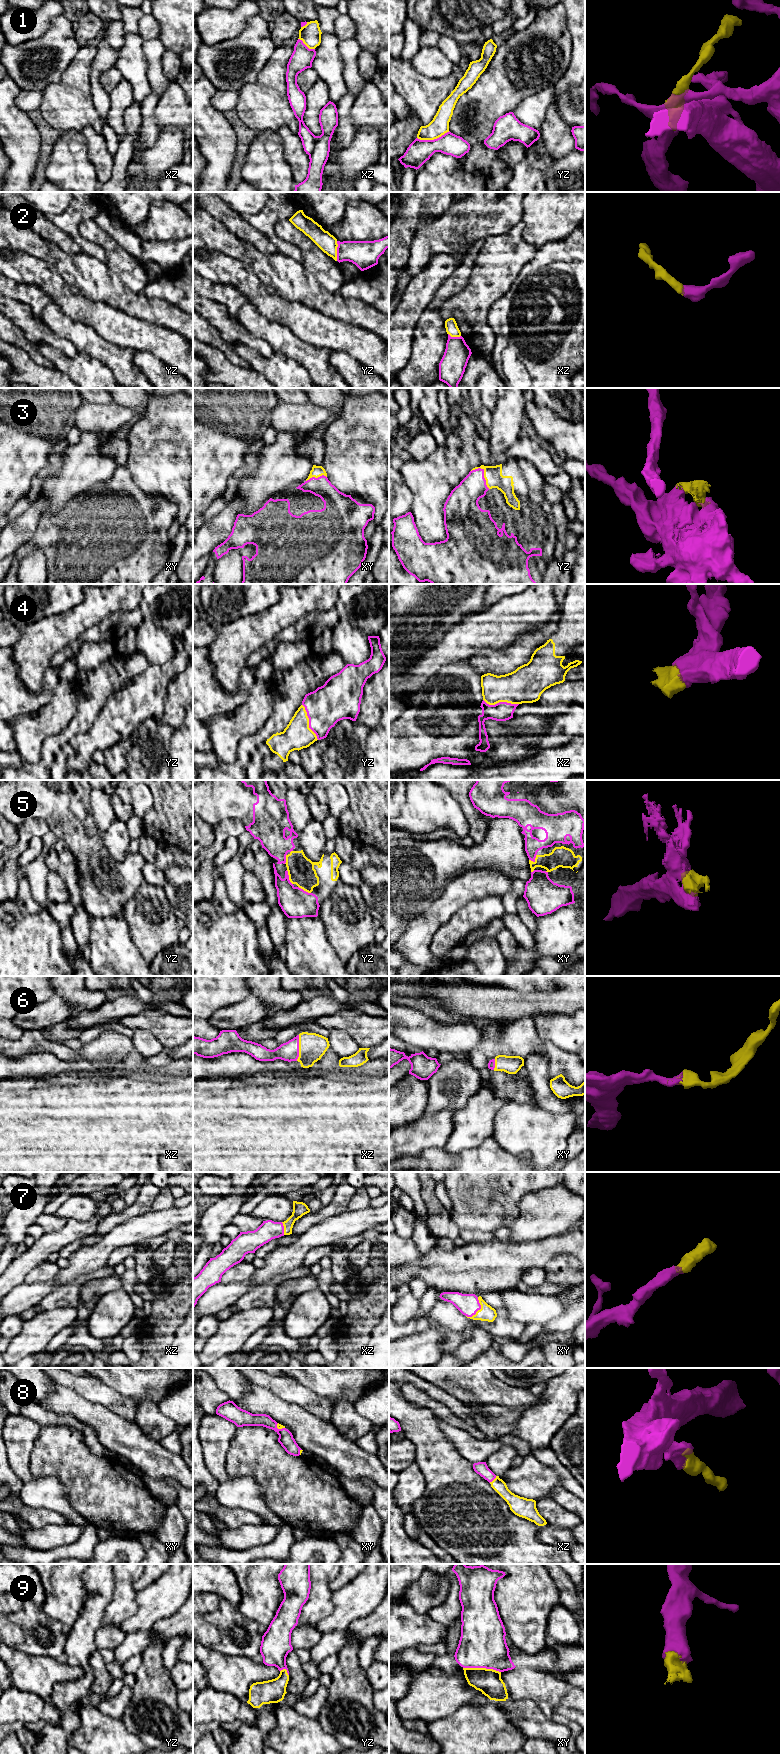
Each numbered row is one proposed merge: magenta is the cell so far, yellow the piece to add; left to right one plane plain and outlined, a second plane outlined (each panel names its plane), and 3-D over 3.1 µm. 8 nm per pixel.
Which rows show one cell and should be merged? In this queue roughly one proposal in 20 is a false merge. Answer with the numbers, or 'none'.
1, 2, 3, 4, 5, 6, 7, 8, 9

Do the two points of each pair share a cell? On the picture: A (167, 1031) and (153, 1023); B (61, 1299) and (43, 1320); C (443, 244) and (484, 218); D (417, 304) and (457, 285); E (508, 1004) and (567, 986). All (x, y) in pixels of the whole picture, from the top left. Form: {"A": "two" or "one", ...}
{"A": "one", "B": "two", "C": "one", "D": "two", "E": "one"}

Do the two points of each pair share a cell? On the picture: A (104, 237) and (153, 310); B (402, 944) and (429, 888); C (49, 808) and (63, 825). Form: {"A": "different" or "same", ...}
{"A": "different", "B": "different", "C": "same"}

